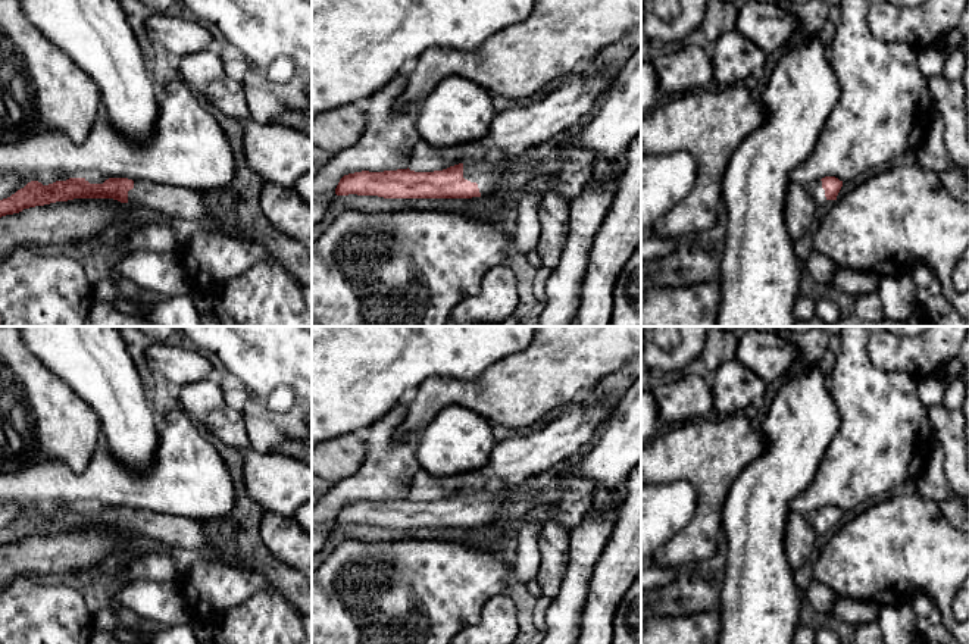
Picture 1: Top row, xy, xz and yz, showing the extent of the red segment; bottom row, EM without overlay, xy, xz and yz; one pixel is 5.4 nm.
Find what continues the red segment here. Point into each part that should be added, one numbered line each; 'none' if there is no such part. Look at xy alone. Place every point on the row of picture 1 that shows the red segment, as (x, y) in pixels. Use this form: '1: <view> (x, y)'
1: xy (181, 203)

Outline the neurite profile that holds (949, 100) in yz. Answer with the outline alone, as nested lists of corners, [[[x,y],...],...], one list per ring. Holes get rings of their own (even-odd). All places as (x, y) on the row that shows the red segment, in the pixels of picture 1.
[[[926,78],[935,112],[943,118],[944,143],[951,162],[969,166],[969,112],[962,79]]]

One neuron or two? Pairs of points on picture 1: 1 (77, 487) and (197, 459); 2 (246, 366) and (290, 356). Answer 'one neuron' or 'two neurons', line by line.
1: one neuron
2: one neuron

